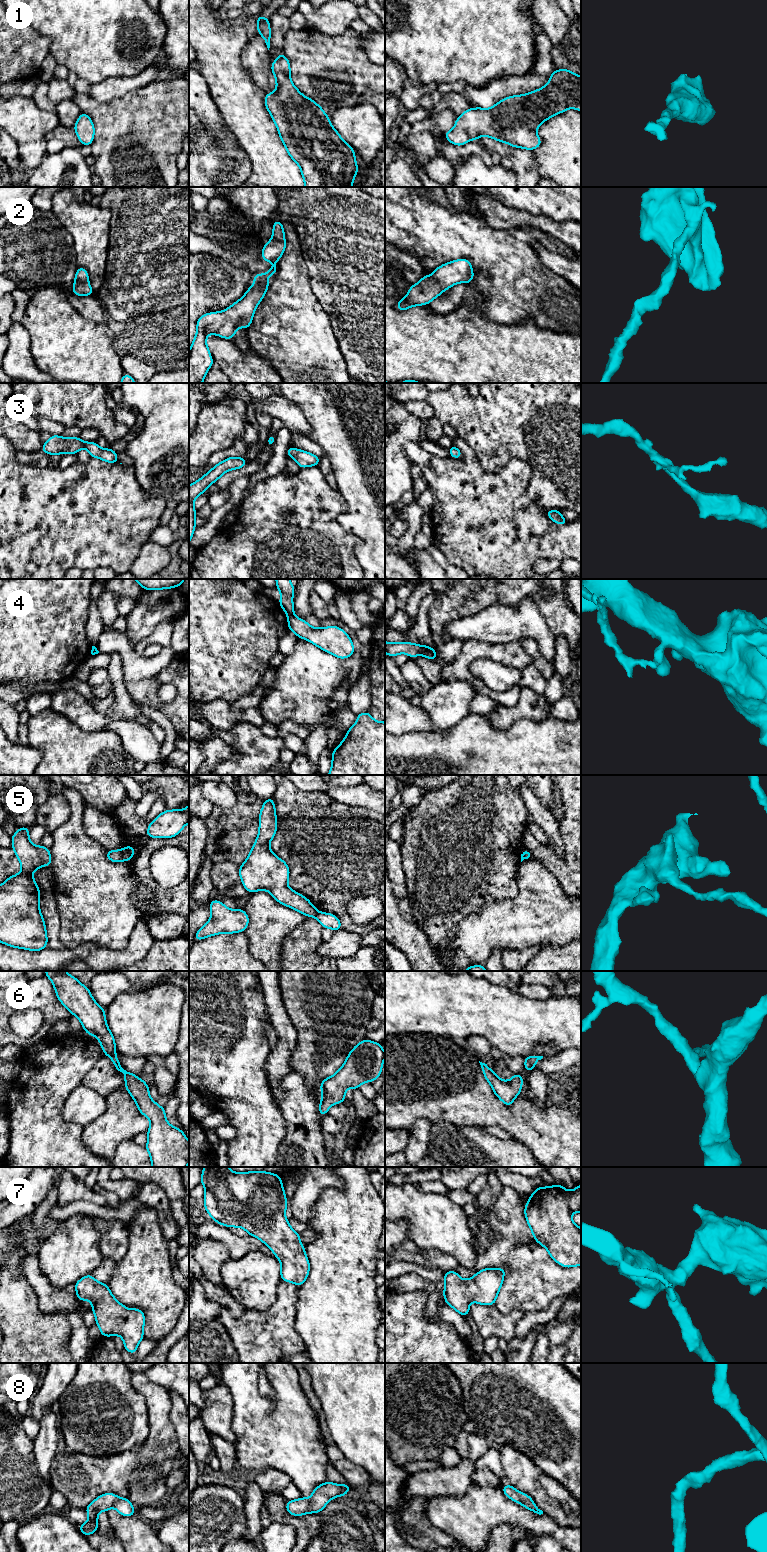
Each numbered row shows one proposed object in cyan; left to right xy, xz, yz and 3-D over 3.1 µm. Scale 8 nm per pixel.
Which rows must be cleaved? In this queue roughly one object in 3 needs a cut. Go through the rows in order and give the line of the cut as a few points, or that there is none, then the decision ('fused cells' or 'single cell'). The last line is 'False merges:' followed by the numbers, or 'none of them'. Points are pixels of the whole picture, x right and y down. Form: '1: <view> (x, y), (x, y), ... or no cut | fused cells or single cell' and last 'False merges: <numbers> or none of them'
1: no cut | single cell
2: no cut | single cell
3: no cut | single cell
4: yz (422, 646), (419, 653) | fused cells
5: xy (120, 850), (123, 859) | fused cells
6: no cut | single cell
7: no cut | single cell
8: no cut | single cell
False merges: 4, 5

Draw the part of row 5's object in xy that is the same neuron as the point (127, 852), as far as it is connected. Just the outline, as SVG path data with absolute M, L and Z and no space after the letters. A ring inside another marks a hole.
M127 845L121 850L123 860L126 862L130 861L135 852L136 850L131 845Z

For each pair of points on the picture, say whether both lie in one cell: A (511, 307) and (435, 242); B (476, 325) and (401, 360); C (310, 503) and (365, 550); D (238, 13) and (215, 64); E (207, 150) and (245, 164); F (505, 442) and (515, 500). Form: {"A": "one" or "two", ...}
{"A": "one", "B": "one", "C": "two", "D": "two", "E": "one", "F": "two"}

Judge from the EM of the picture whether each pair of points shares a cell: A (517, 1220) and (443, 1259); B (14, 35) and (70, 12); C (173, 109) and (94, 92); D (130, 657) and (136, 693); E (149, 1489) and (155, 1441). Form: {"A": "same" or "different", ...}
{"A": "different", "B": "different", "C": "different", "D": "different", "E": "same"}

